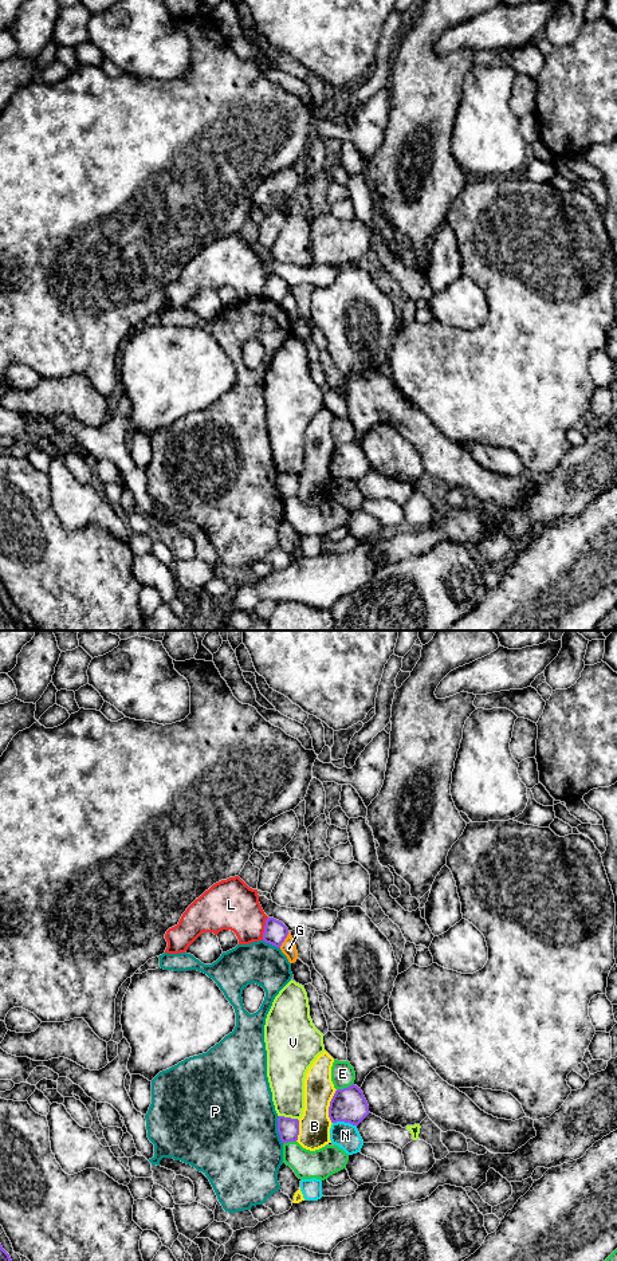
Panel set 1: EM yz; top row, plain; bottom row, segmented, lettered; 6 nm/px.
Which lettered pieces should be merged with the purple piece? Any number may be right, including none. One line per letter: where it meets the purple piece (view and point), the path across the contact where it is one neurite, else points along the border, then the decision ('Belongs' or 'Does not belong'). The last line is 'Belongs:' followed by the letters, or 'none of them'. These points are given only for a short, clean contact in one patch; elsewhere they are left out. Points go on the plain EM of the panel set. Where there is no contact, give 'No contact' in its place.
B: Touches purple at yz (329, 463). Does not belong
E: Touches purple at yz (345, 444). Does not belong
G: Touches purple at yz (285, 294). Boundary: yz (289, 287), (279, 303). Does not belong
L: Touches purple at yz (264, 285). Does not belong
N: Touches purple at yz (345, 478). Does not belong
P: Touches purple at yz (278, 486). Does not belong
V: Touches purple at yz (289, 474). Does not belong
Belongs: none of them

